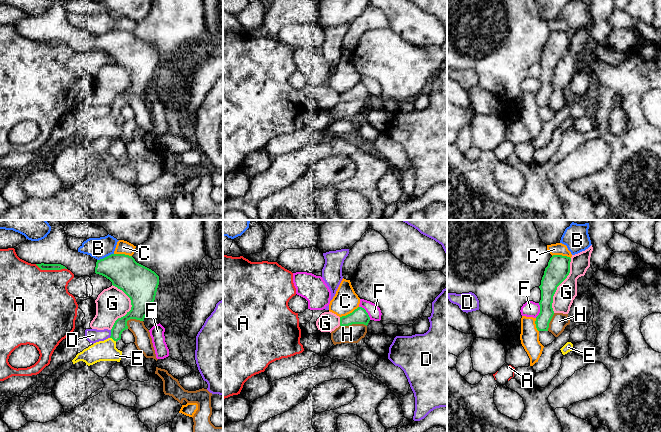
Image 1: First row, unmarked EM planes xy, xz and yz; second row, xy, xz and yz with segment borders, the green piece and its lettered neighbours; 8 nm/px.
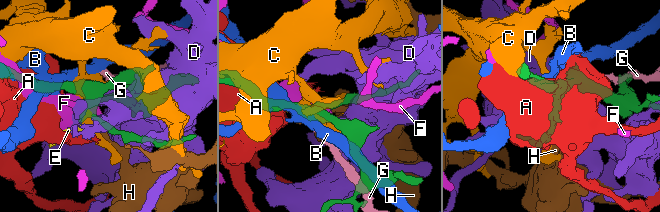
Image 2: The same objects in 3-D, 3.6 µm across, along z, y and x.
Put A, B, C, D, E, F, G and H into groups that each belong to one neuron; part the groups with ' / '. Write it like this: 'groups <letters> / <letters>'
groups A / B / C / D / E / F / G / H

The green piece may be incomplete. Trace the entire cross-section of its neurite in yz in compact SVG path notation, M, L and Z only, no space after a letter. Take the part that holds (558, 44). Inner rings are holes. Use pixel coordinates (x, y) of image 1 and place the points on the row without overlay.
M553 31L539 62L541 66L540 89L536 93L536 104L538 107L548 107L549 99L554 91L552 84L553 72L557 63L567 54L570 49L571 34L562 31Z

